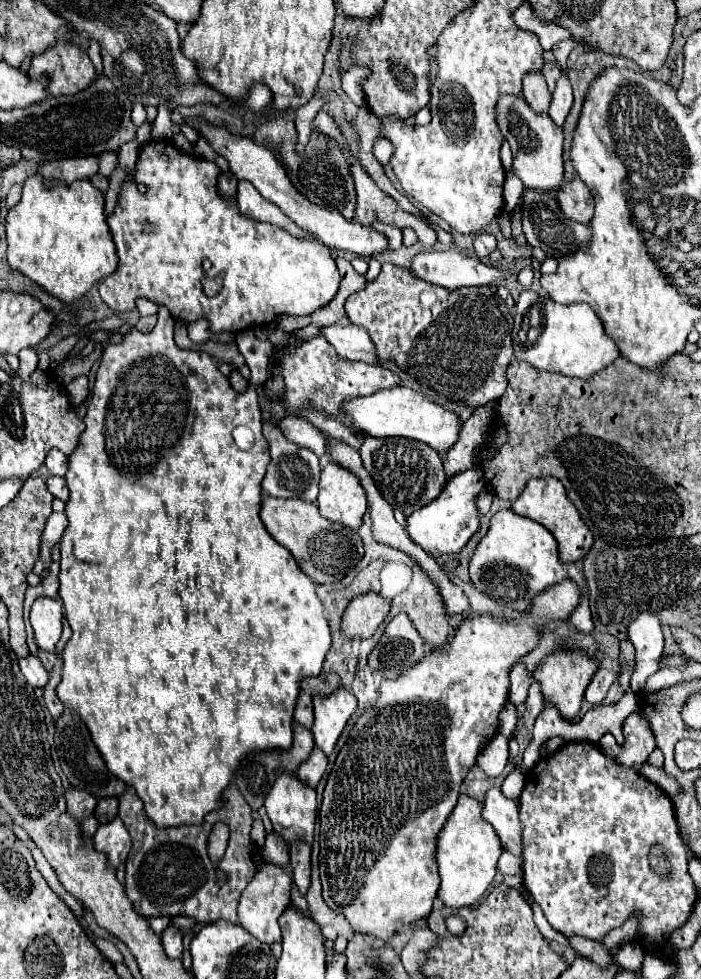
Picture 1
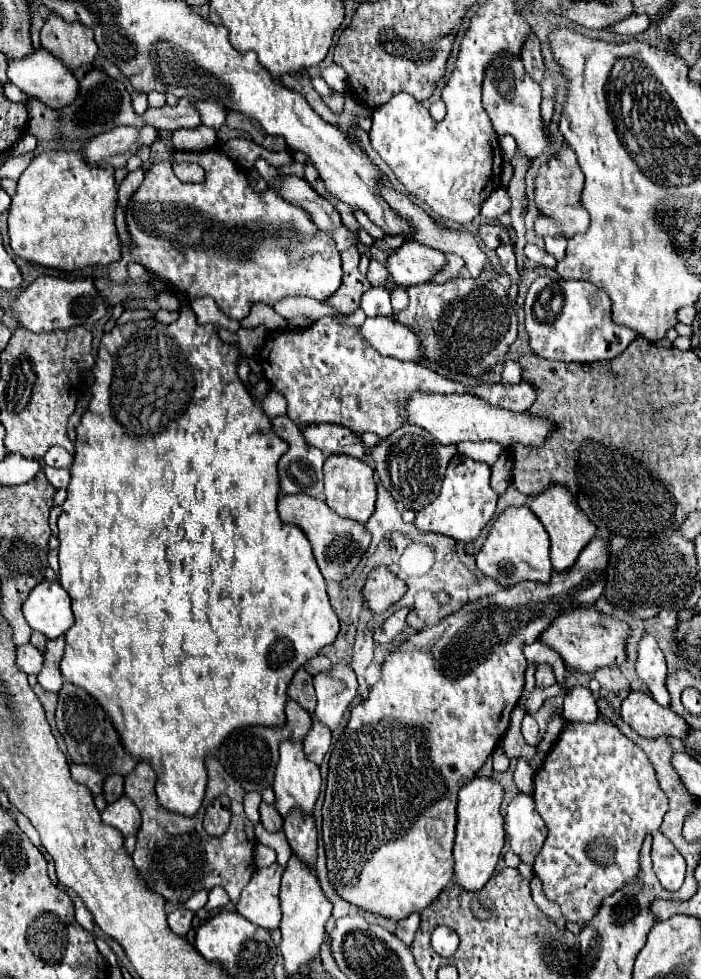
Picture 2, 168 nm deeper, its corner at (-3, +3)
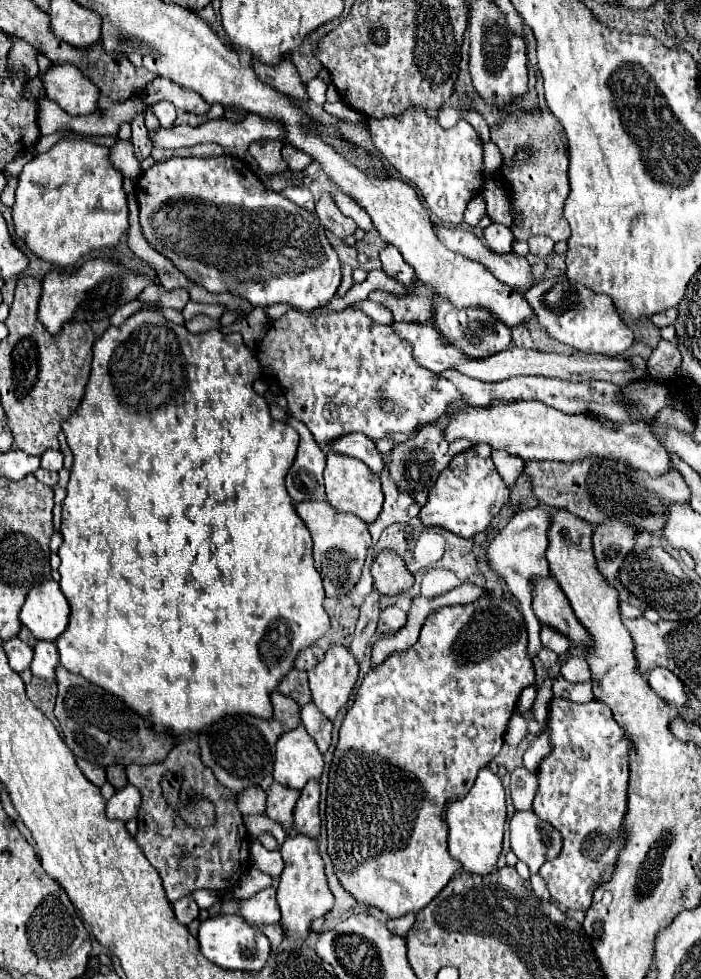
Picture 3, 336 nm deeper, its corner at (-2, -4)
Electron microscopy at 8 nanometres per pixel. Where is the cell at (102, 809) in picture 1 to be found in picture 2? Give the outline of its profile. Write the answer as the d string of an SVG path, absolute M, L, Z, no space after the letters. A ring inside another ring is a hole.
M110 775L110 779L104 781L104 799L108 805L112 805L116 799L124 795L124 779L120 775Z

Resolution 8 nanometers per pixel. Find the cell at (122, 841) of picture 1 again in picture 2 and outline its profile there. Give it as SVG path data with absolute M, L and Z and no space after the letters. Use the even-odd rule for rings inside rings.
M122 795L122 799L118 799L116 803L108 805L102 813L102 821L114 829L118 829L124 837L136 835L138 827L140 827L140 815L138 809L134 807L134 803L130 803L126 799L126 795Z

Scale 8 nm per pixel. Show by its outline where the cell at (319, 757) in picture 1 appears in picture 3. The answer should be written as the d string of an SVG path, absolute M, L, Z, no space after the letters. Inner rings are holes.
M313 702L301 706L301 722L305 724L307 732L313 736L313 740L317 742L319 750L325 754L329 744L331 744L331 730L333 730L333 722L329 718L325 718L317 706Z

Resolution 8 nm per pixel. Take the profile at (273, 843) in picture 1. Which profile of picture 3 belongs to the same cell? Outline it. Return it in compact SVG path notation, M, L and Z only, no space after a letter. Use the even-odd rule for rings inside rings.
M261 786L245 788L237 794L237 808L243 816L249 814L263 814L265 812L265 792Z

